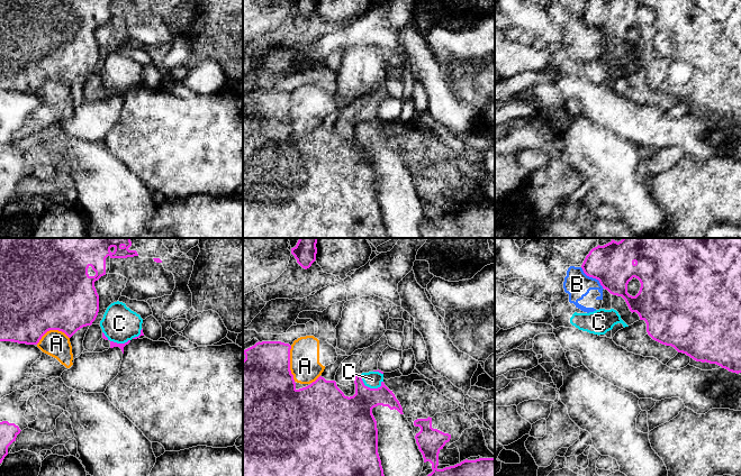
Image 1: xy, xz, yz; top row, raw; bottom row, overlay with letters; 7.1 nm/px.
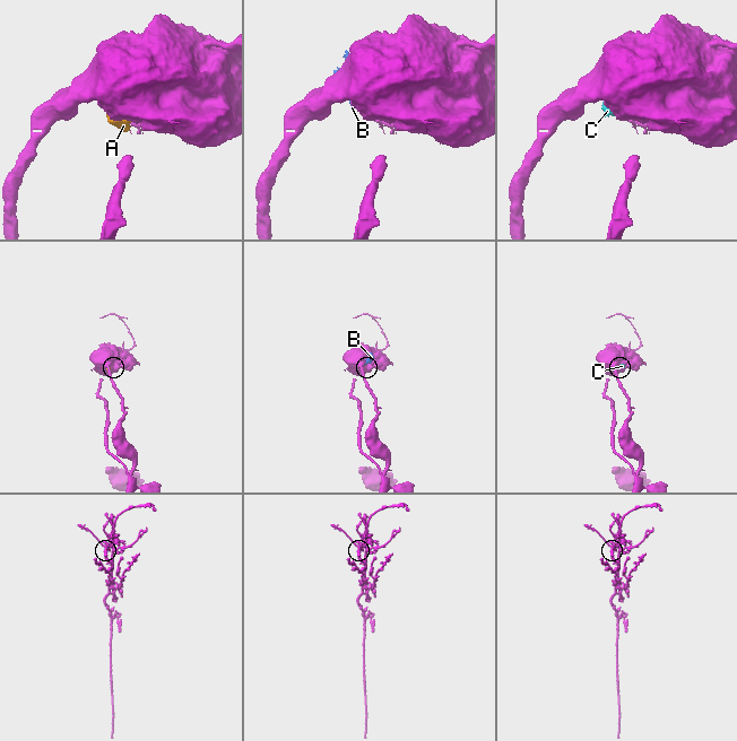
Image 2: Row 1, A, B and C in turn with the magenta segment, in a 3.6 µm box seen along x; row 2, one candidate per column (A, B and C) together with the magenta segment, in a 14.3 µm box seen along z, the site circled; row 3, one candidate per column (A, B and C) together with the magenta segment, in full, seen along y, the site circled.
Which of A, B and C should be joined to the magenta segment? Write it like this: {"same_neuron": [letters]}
{"same_neuron": []}

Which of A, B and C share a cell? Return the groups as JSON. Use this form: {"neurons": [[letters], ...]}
{"neurons": [["A", "B"], ["C"]]}

